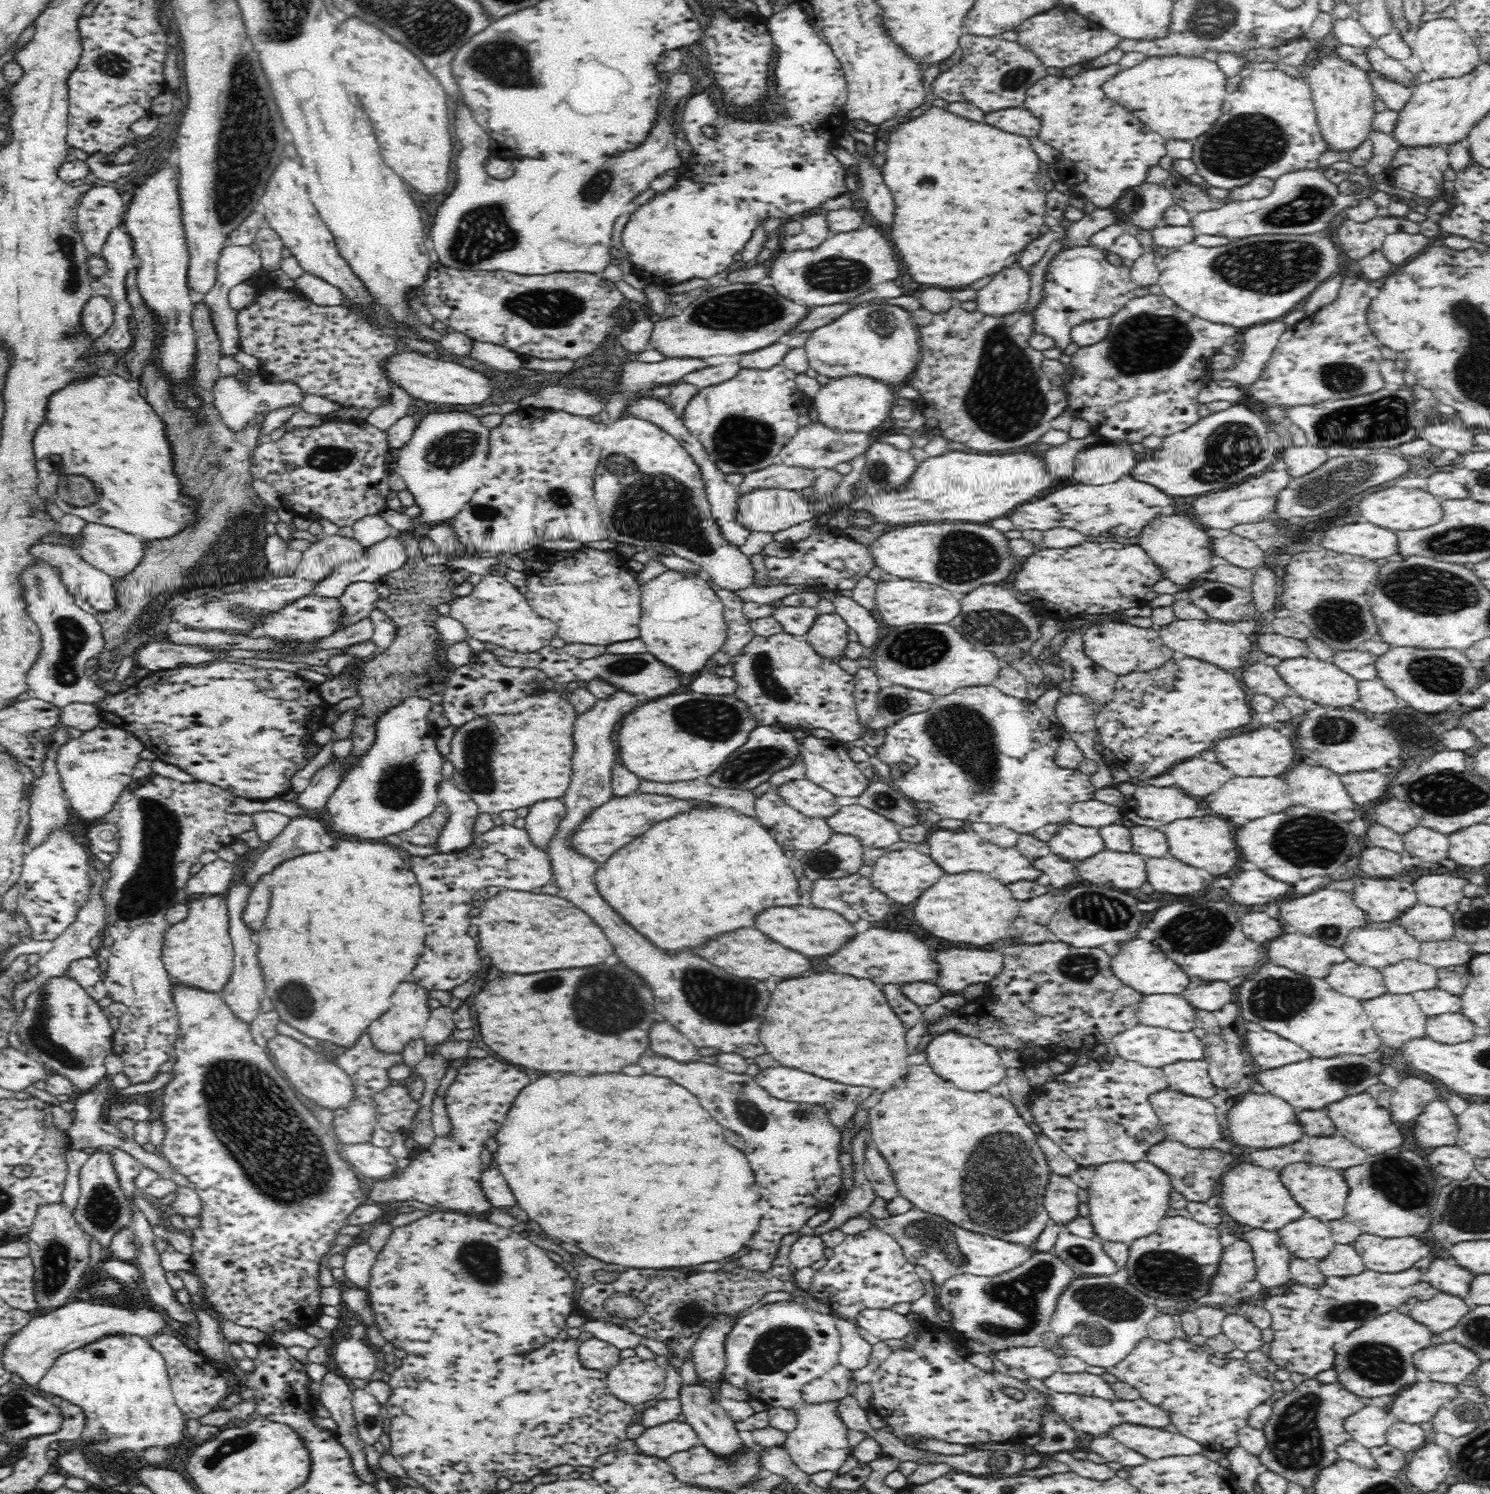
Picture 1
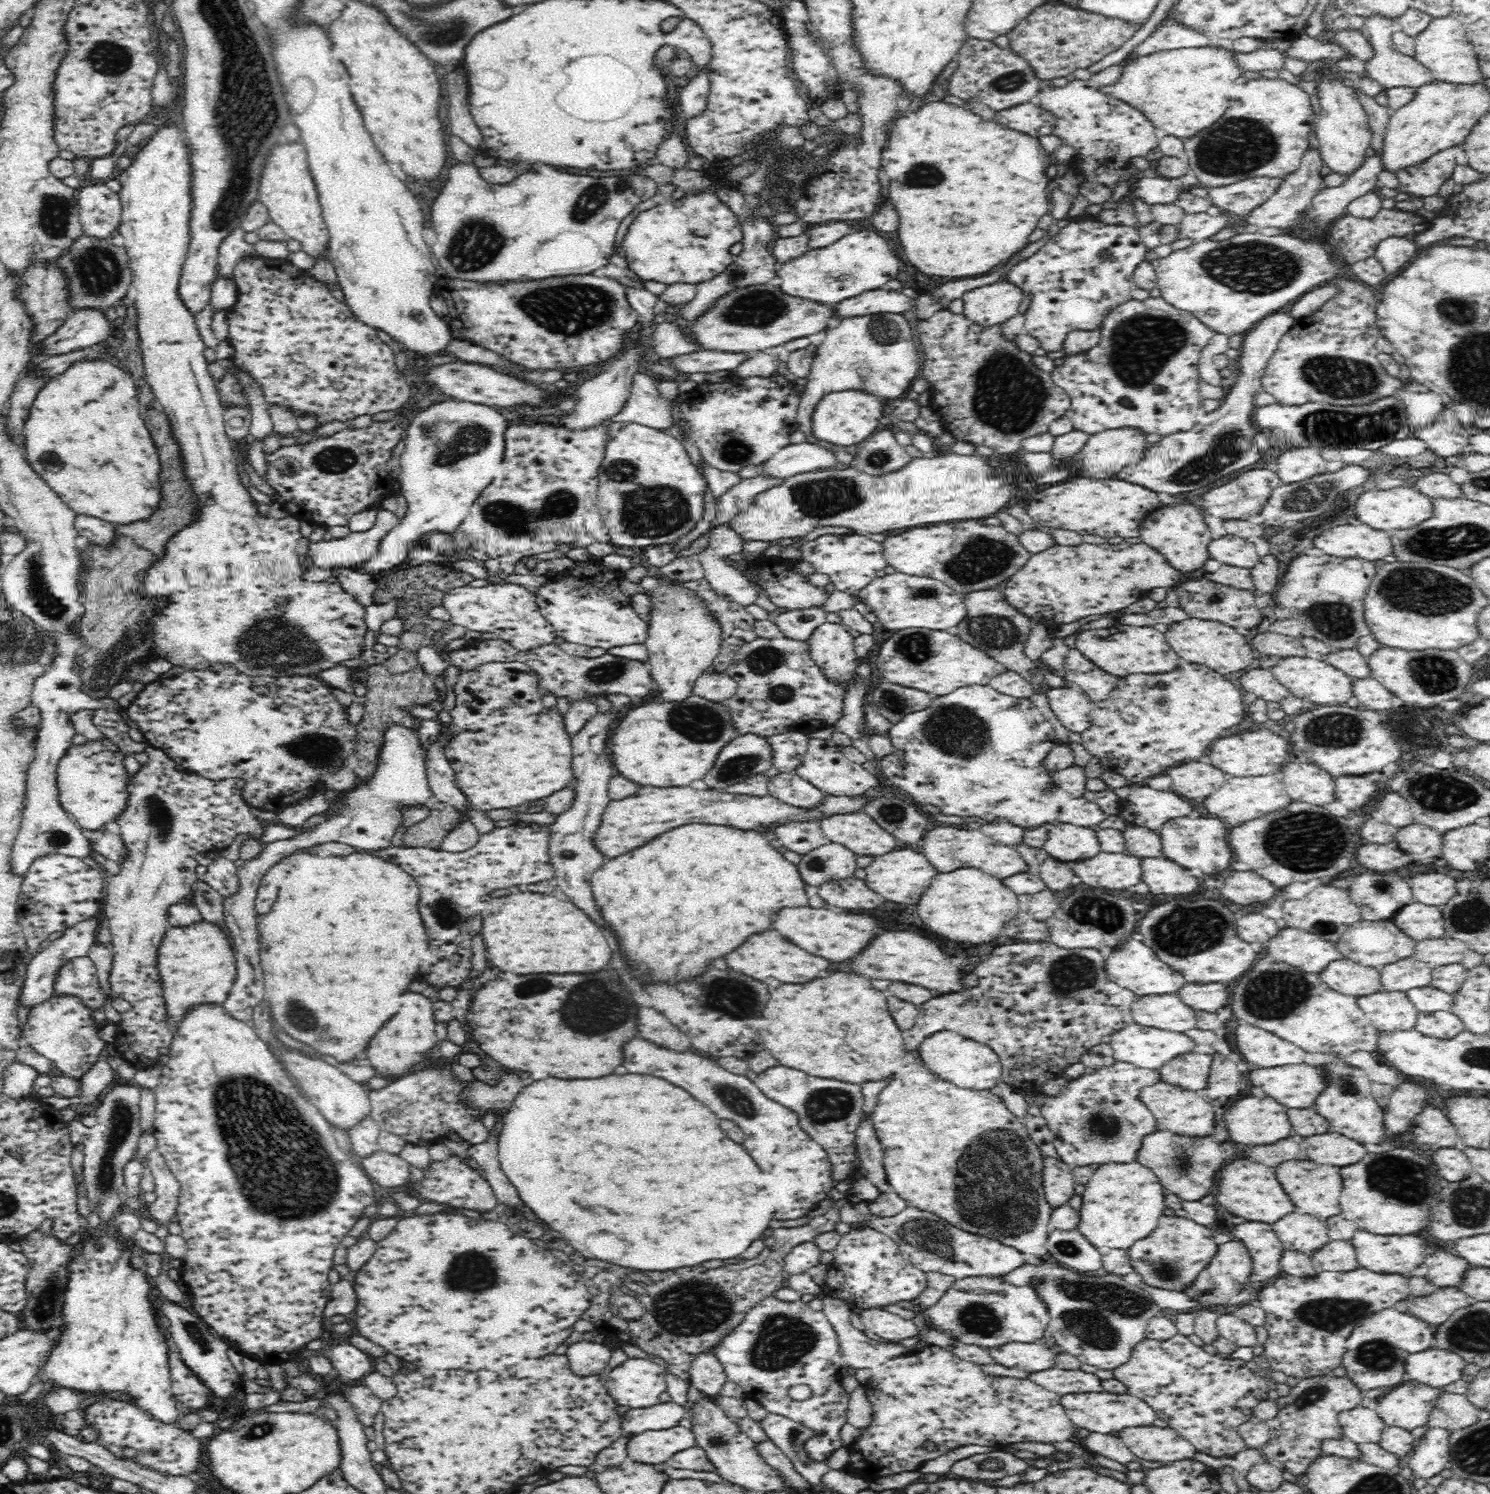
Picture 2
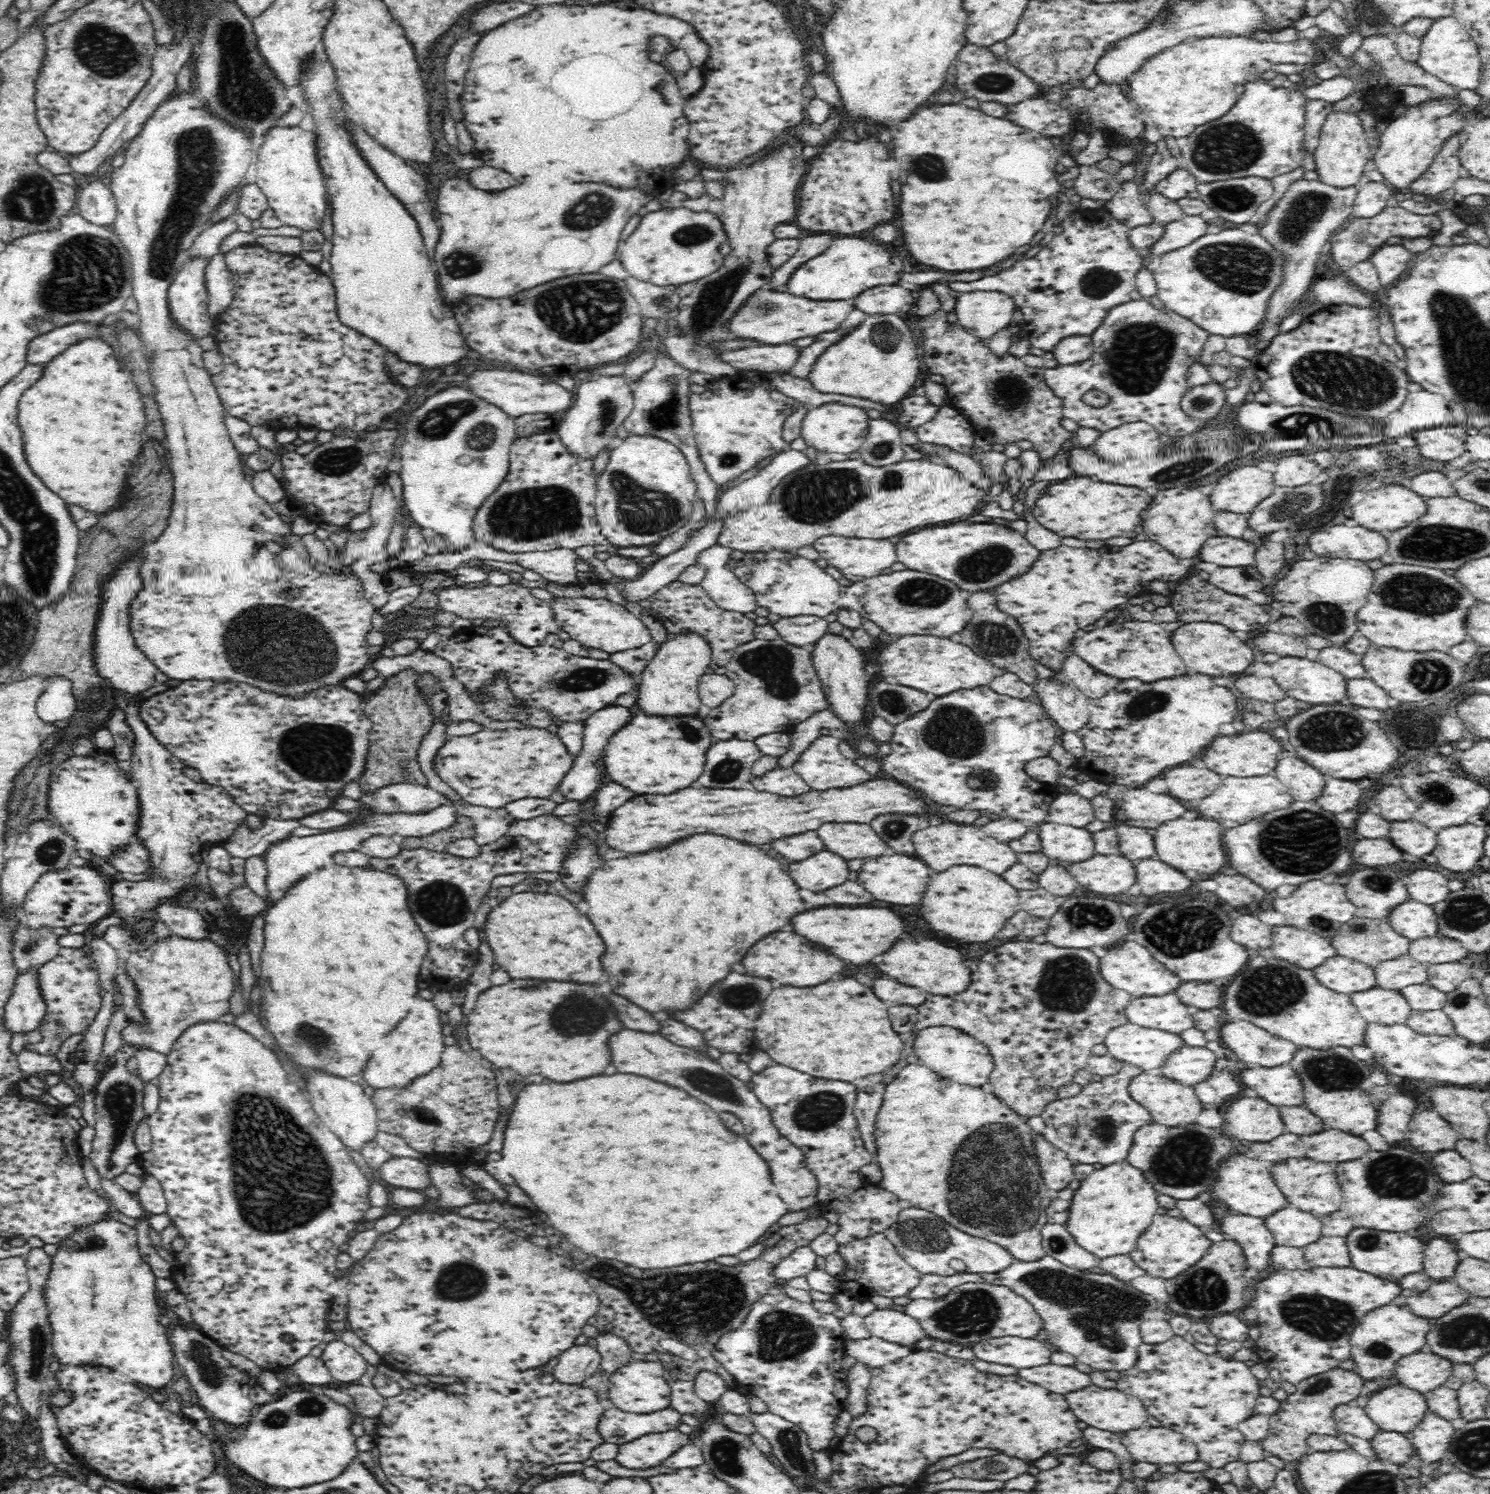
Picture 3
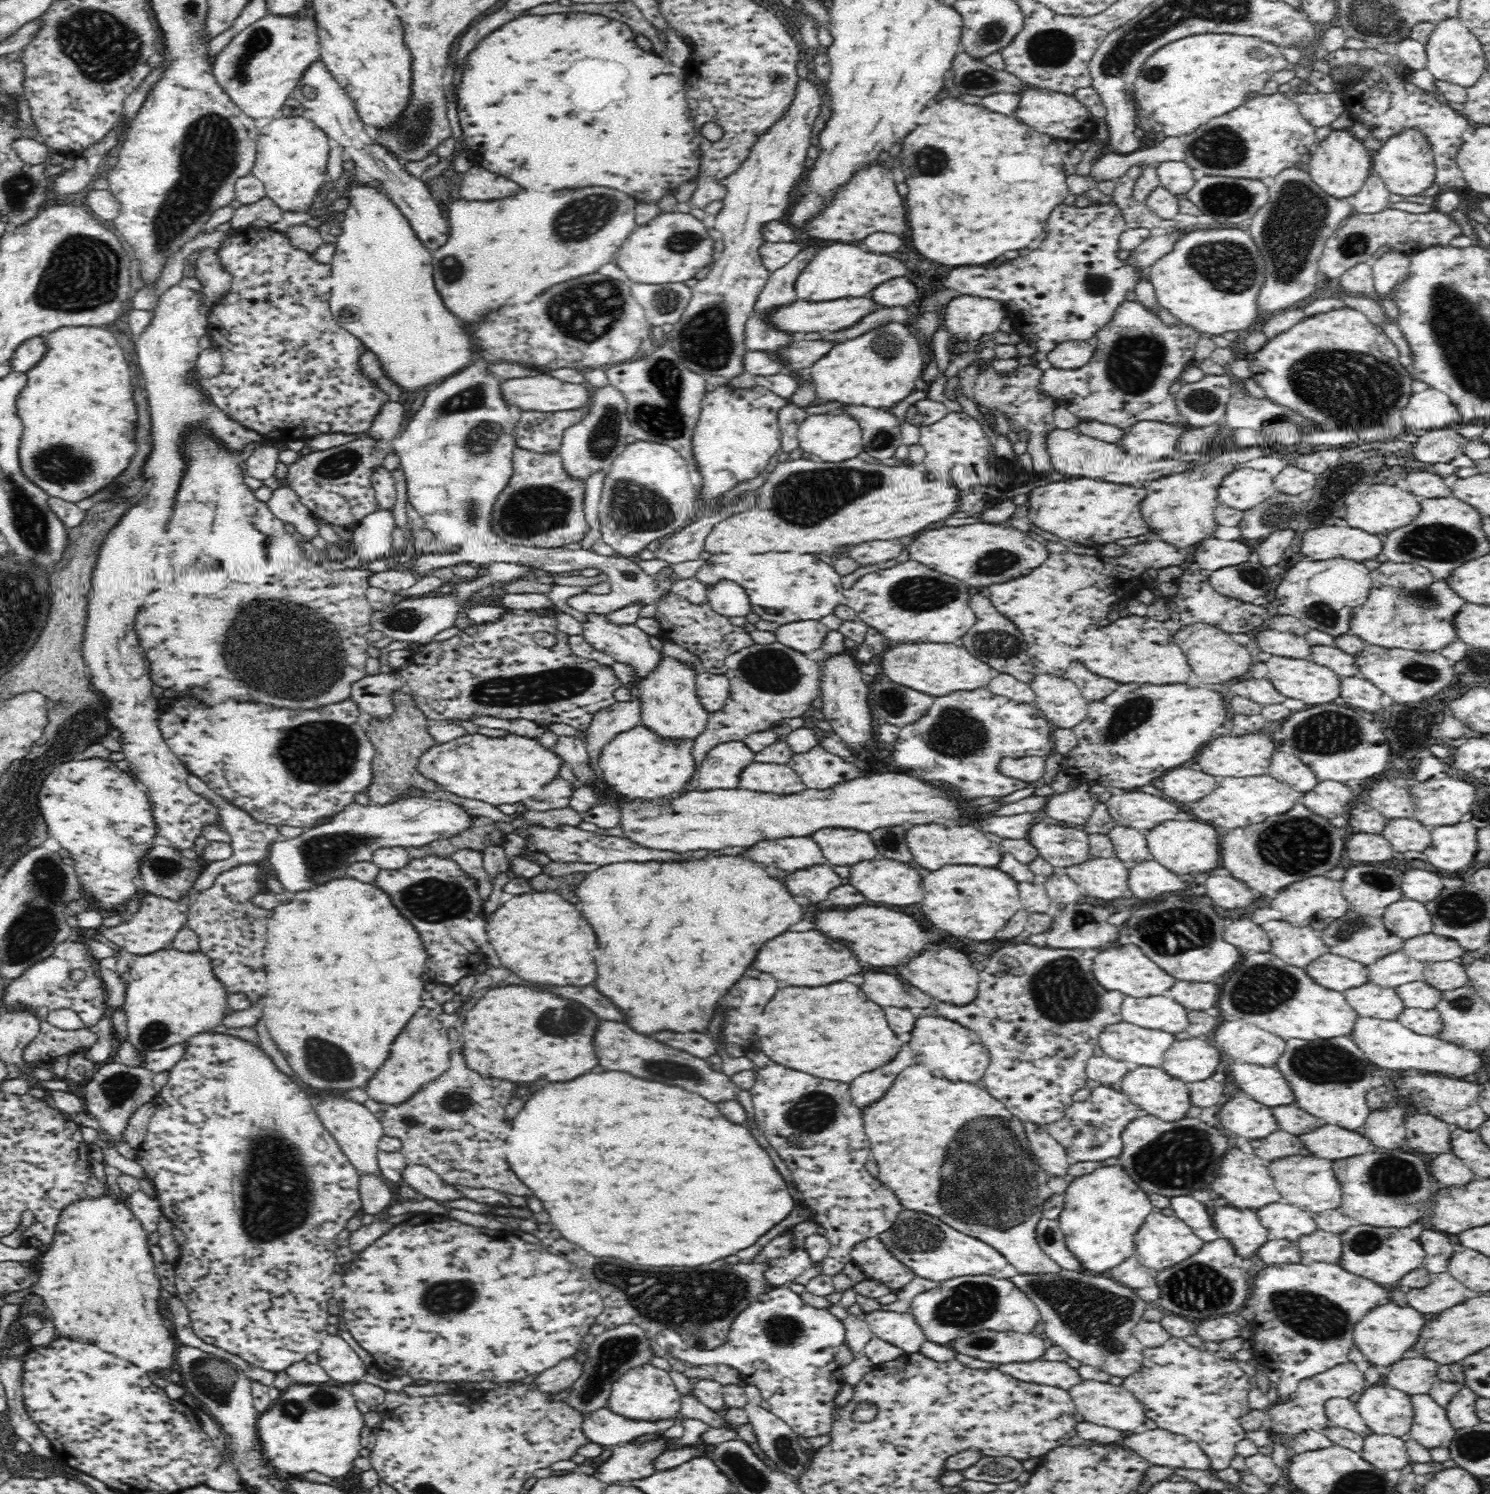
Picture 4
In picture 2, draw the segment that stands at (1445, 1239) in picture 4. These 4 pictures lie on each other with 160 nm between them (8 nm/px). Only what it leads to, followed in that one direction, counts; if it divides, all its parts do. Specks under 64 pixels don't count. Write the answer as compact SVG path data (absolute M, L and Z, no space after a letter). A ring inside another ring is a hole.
M1438 1250L1436 1254L1428 1254L1428 1260L1425 1262L1430 1266L1427 1279L1437 1288L1459 1288L1462 1285L1464 1273L1470 1268L1463 1259L1453 1252L1452 1254L1448 1252L1450 1251Z

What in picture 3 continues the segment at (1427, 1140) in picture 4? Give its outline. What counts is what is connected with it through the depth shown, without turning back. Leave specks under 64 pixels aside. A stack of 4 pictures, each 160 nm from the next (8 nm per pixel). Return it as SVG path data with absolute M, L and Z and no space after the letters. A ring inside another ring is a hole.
M1434 1109L1414 1114L1409 1124L1410 1144L1420 1152L1454 1150L1459 1134Z

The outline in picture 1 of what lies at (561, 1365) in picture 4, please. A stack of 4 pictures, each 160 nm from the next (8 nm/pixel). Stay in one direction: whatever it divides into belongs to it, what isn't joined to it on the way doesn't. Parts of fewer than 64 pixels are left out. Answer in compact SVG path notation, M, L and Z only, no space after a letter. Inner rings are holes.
M596 1337L580 1341L578 1352L585 1368L609 1371L622 1361L620 1348Z

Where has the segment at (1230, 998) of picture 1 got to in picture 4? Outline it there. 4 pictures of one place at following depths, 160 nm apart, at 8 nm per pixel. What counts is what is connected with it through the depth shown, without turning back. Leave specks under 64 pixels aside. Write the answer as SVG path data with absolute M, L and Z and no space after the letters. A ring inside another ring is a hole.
M1178 980L1172 986L1172 996L1189 1010L1205 1011L1214 1008L1218 1002L1218 986L1212 982L1184 982Z

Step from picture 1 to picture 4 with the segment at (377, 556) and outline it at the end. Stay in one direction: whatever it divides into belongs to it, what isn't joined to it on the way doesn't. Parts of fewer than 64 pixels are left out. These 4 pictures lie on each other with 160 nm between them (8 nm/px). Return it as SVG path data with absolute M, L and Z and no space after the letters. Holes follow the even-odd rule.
M480 358L462 371L444 378L440 386L428 389L422 408L408 418L404 429L393 440L400 457L398 468L403 470L407 484L410 512L417 522L434 533L438 543L446 548L460 546L460 549L468 548L469 552L486 554L486 560L474 560L478 564L505 562L550 574L587 568L604 572L611 586L608 594L583 591L568 600L568 606L585 614L608 615L627 604L654 605L656 600L664 598L669 587L660 585L628 557L603 556L579 547L517 547L492 532L488 516L497 499L496 494L502 492L513 473L513 454L517 447L514 430L520 422L520 411L508 407L498 394L496 378L484 374L488 368L486 364L490 362ZM432 514L442 518L428 518Z

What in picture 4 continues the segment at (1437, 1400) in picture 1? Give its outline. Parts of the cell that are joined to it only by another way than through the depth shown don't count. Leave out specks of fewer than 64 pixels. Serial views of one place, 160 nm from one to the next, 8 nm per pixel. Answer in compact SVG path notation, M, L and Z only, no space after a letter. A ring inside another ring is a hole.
M1368 1385L1356 1402L1356 1408L1372 1432L1404 1436L1414 1419L1413 1395L1396 1387Z

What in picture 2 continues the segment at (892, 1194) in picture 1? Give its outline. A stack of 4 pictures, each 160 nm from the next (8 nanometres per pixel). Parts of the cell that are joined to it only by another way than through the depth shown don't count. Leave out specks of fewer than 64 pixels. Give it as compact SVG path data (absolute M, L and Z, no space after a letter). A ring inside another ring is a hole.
M870 1116L861 1117L855 1132L855 1144L860 1166L866 1170L865 1178L868 1178L870 1184L874 1184L880 1193L892 1192L892 1186L886 1176L886 1168L884 1168L884 1154L876 1131L871 1125Z

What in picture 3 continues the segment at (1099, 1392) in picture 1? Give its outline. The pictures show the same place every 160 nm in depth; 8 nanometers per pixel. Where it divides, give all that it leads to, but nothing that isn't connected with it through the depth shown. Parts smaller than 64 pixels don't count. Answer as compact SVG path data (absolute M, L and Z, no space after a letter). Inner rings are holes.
M1054 1364L1020 1369L1018 1376L1037 1384L1050 1392L1067 1395L1070 1392L1082 1390L1092 1385L1092 1379L1088 1373L1080 1372L1075 1367L1058 1367Z

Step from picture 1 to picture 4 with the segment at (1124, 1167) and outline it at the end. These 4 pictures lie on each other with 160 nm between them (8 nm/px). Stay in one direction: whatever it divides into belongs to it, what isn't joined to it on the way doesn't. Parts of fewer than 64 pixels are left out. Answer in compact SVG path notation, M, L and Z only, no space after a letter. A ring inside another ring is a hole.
M1122 1165L1102 1166L1090 1174L1076 1177L1065 1190L1064 1208L1058 1220L1060 1229L1065 1235L1065 1242L1071 1252L1074 1252L1086 1270L1101 1274L1113 1266L1122 1264L1128 1256L1134 1254L1134 1234L1144 1224L1146 1216L1154 1210L1148 1194L1132 1180L1128 1171Z

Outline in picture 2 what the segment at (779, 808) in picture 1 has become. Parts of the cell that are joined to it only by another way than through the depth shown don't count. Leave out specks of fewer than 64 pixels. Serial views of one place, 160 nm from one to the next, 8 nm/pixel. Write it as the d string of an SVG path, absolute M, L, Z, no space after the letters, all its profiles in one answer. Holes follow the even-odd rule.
M784 731L768 738L774 750L774 768L780 774L796 774L808 753L808 736L801 731ZM790 819L778 823L774 834L779 844L800 855L830 842L817 819Z

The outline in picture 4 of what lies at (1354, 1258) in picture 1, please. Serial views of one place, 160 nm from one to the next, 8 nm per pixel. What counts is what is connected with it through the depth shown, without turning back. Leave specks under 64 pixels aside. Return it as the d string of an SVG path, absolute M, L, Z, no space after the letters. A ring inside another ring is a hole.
M1318 1230L1314 1235L1298 1242L1301 1263L1339 1264L1343 1256L1343 1241L1340 1235Z

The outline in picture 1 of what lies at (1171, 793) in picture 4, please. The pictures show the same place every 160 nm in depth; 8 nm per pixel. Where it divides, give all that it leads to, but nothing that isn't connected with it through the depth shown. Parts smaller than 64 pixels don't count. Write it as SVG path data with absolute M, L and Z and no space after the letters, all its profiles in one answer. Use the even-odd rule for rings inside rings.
M1202 758L1176 763L1169 772L1176 780L1176 787L1184 788L1192 796L1208 796L1232 778L1228 768L1218 762L1206 762Z

